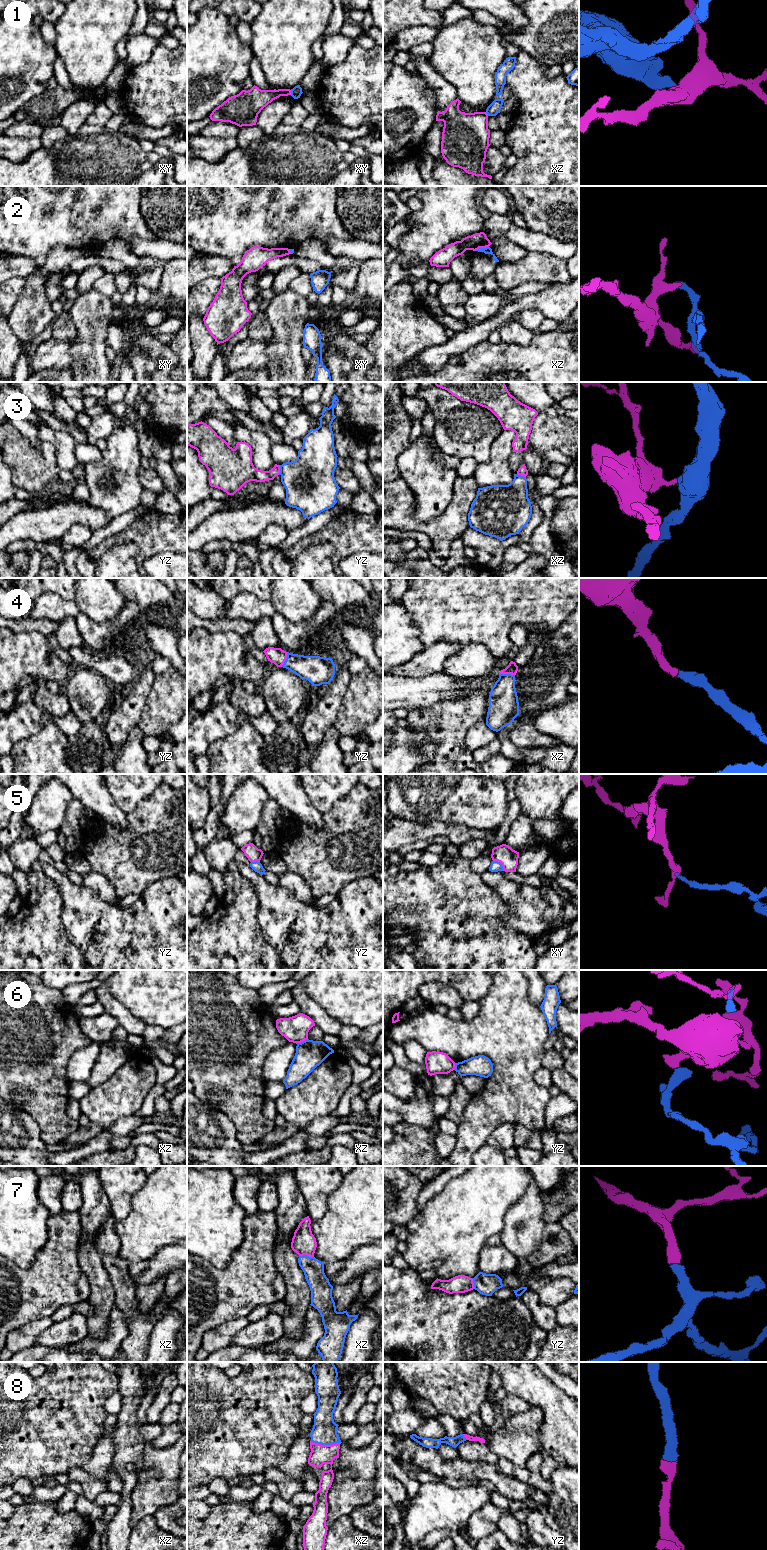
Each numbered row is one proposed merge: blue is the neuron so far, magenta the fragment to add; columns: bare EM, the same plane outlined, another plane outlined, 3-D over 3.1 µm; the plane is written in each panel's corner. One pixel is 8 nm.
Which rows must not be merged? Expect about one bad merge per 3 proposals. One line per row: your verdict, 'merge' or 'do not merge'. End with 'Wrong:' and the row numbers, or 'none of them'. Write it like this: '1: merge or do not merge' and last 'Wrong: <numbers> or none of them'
1: do not merge
2: do not merge
3: do not merge
4: merge
5: do not merge
6: do not merge
7: merge
8: merge
Wrong: 1, 2, 3, 5, 6

